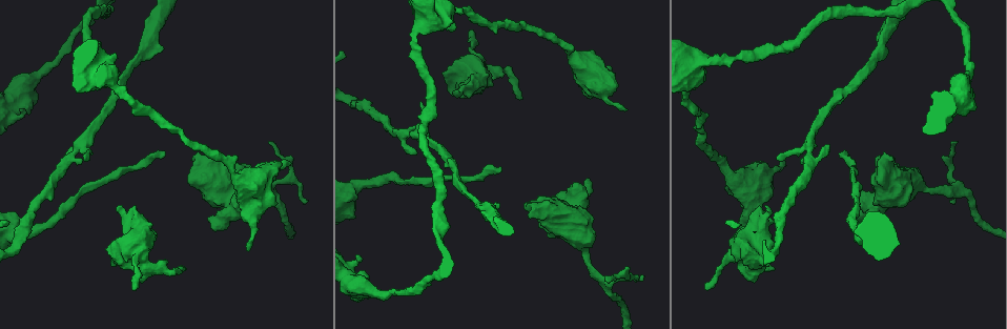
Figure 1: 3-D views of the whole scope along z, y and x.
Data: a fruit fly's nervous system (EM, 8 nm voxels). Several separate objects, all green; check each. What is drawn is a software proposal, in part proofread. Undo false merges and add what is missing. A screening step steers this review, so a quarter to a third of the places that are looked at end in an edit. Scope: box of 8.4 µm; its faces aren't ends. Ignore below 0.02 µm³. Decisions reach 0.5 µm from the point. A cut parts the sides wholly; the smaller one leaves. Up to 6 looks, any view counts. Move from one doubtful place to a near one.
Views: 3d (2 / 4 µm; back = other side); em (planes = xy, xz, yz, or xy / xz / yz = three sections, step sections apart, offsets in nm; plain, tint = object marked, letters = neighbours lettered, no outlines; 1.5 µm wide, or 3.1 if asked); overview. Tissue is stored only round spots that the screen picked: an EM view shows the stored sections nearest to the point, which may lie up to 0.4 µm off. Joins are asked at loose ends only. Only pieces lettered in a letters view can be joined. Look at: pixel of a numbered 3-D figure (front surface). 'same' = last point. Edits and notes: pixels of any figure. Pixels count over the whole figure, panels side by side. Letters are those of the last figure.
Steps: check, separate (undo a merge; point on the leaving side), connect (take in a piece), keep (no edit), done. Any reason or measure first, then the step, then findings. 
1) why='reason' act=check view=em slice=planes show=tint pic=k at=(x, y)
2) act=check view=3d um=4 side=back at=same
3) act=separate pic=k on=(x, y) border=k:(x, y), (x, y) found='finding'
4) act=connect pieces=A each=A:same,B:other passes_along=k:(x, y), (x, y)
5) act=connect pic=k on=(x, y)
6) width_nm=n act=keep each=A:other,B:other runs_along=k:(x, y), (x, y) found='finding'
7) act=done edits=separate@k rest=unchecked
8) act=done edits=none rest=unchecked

why='calibre changes' act=check view=em slice=planes show=letters pic=1 at=(863, 234)

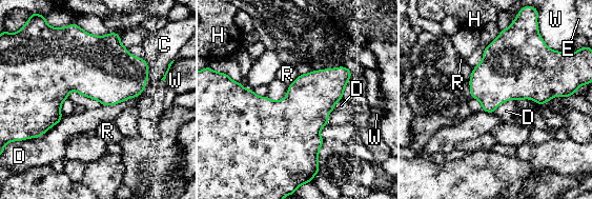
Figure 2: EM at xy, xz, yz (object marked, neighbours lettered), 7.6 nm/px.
act=keep each=C:other,D:other,E:other,H:other,R:other,W:other found='continuous, no second neuron'

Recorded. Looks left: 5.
why='a narrow waist' act=check view=3d um=2 pic=1 at=(811, 155)

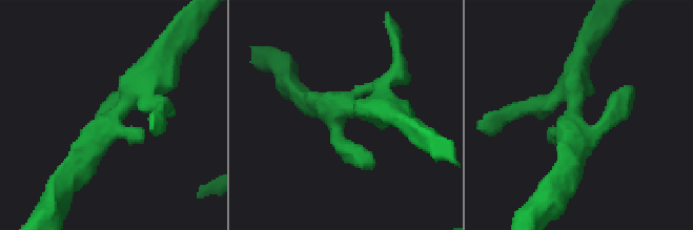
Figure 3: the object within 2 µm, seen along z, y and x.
why='need the tissue' act=check view=em slice=yz step=8 show=tint pic=3 at=(575, 113)

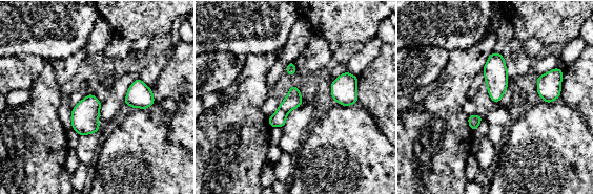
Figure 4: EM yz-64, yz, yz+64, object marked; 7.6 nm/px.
act=check view=em slice=planes show=letters at=same

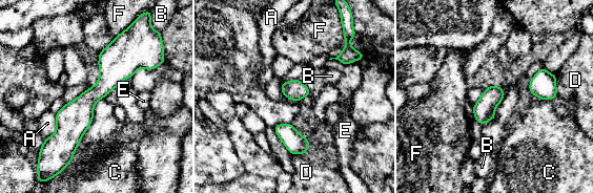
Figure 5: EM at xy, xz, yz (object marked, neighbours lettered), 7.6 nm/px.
longest_contact=A:220nm act=keep each=A:other,B:other,C:other,D:other,E:other,F:other runs_along=5:(121, 38), (70, 152) found='one neuron here'

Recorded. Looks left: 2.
why='free end' act=check view=3d um=2 pic=1 at=(846, 153)

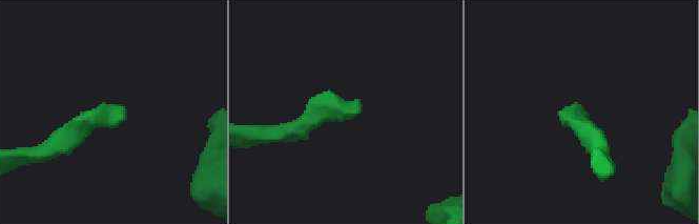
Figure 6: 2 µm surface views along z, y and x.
why='now the EM' act=check view=em slice=planes show=letters pic=6 at=(576, 113)

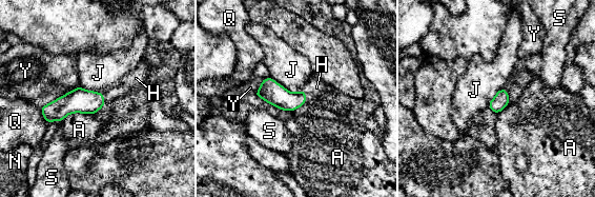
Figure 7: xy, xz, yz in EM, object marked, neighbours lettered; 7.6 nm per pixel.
longest_contact=A:280nm act=connect pieces=H each=A:other,H:same,J:other,N:other,Q:other,S:other,Y:other passes_along=7:(272, 93), (305, 95), (316, 87) found='the neuron continues'

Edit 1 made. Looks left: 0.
act=done edits=connect@7 rest=unchecked

